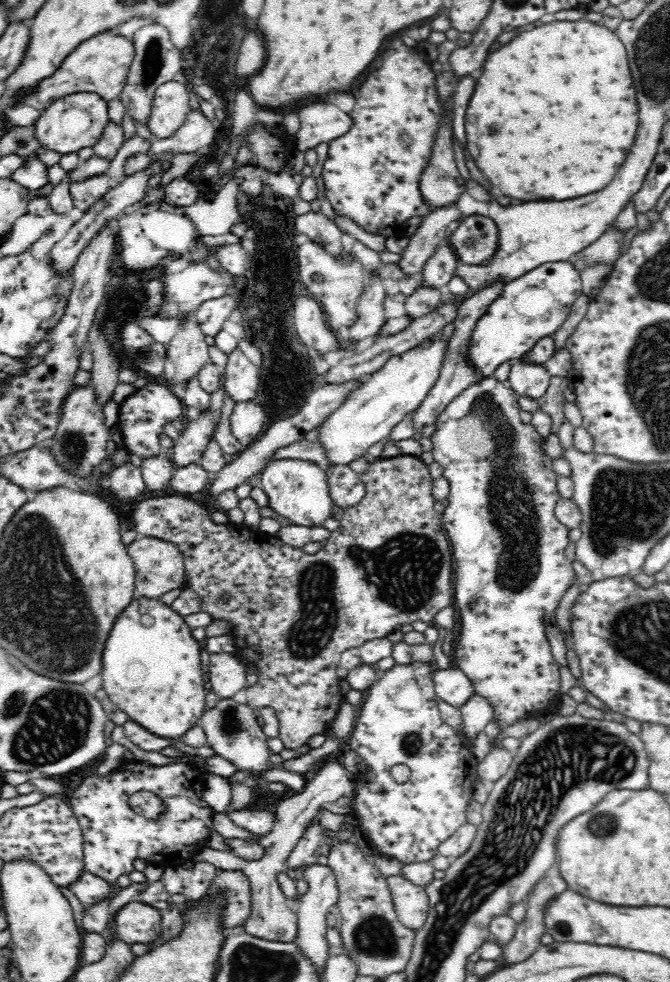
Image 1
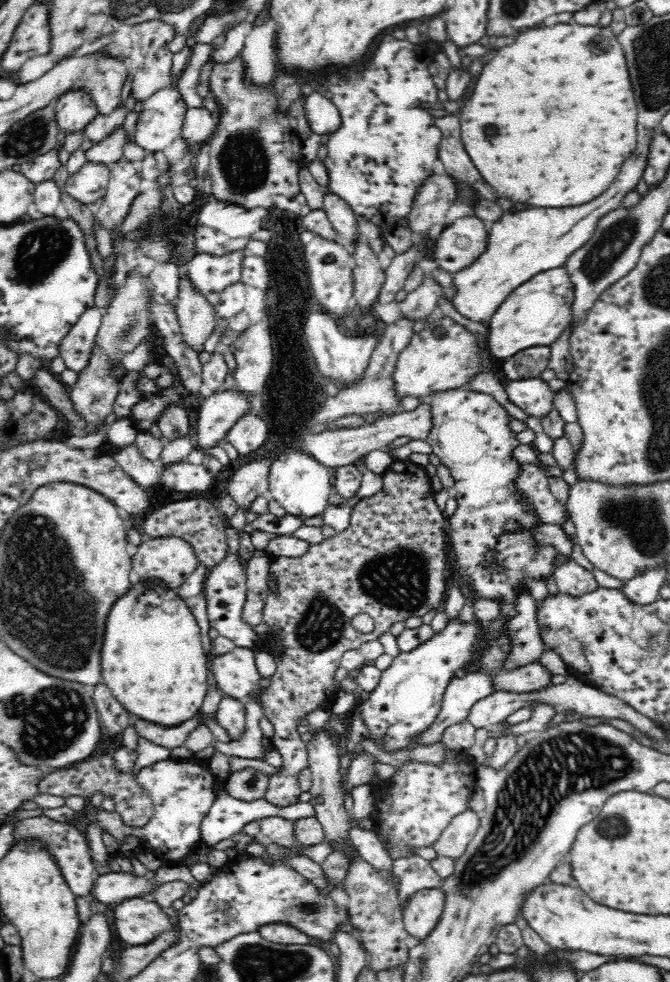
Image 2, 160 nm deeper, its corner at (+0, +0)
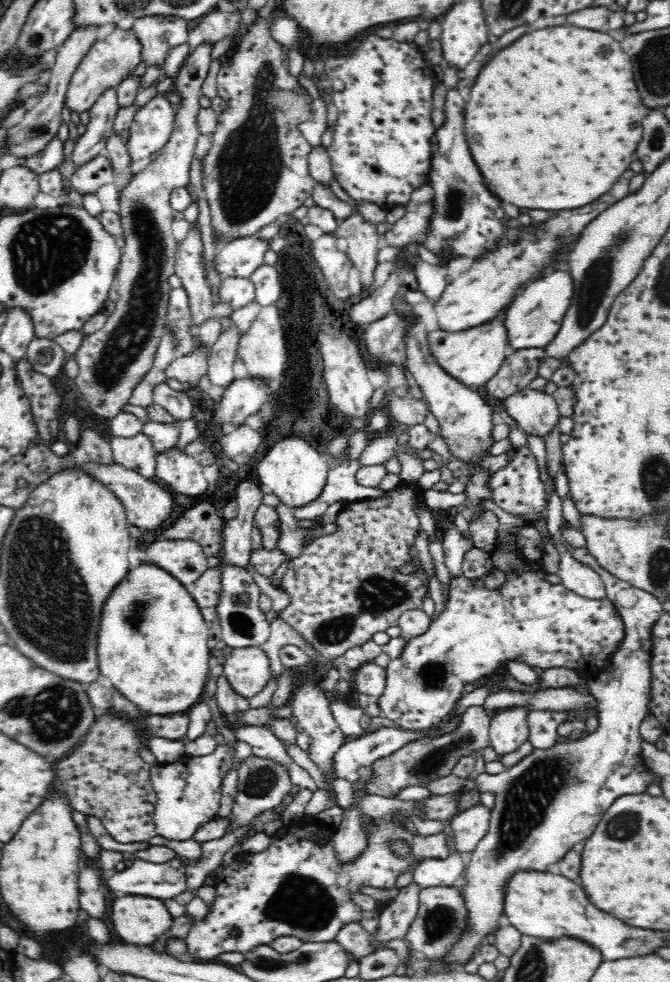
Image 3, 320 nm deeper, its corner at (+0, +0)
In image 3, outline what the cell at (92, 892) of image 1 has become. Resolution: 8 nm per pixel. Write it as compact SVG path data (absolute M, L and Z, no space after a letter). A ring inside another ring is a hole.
M138 858L133 859L131 868L115 872L105 880L111 896L114 892L126 895L148 895L156 899L174 899L188 890L186 868L180 859L164 864L153 864Z

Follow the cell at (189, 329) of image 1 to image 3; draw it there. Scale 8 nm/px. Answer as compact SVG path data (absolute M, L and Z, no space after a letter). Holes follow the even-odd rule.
M192 222L186 237L178 243L175 273L182 279L183 287L188 293L193 322L198 325L216 316L206 280L203 250L200 229L197 222Z

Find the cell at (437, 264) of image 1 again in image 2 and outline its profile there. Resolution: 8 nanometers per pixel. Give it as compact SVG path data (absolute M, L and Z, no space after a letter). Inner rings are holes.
M432 279L425 280L416 290L409 292L406 298L399 302L400 316L398 319L424 322L436 308L440 296L443 296L440 284Z

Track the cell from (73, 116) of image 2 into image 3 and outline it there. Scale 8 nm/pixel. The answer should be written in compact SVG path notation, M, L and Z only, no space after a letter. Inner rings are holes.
M116 26L113 32L97 42L88 50L72 75L65 102L70 110L84 112L91 110L94 103L106 90L116 88L125 78L132 75L142 61L142 45L132 28L122 29Z

